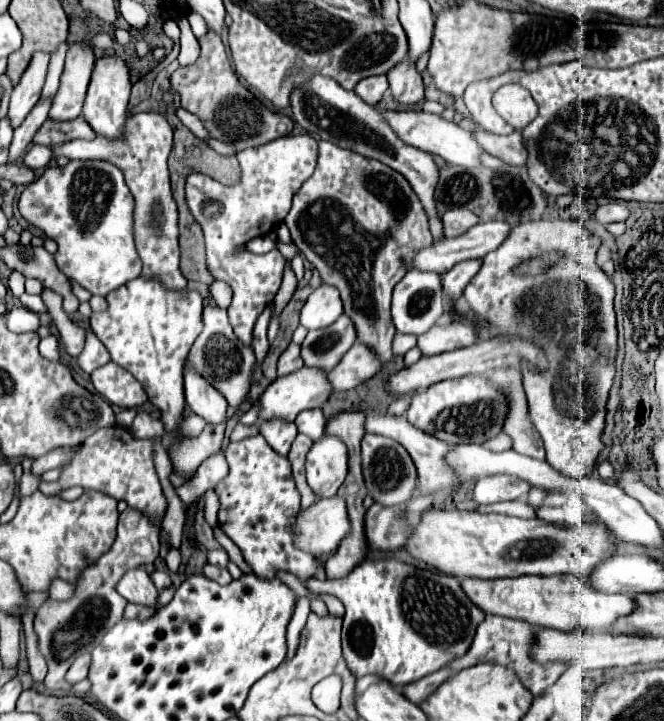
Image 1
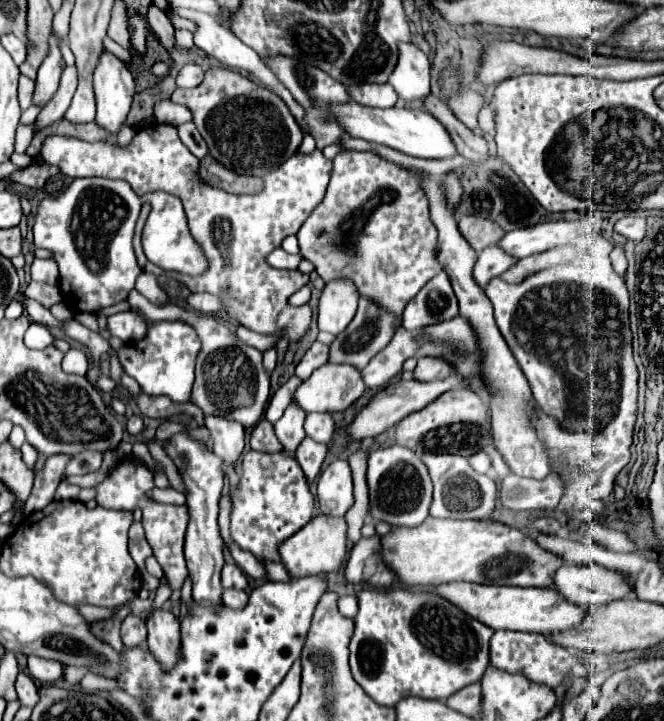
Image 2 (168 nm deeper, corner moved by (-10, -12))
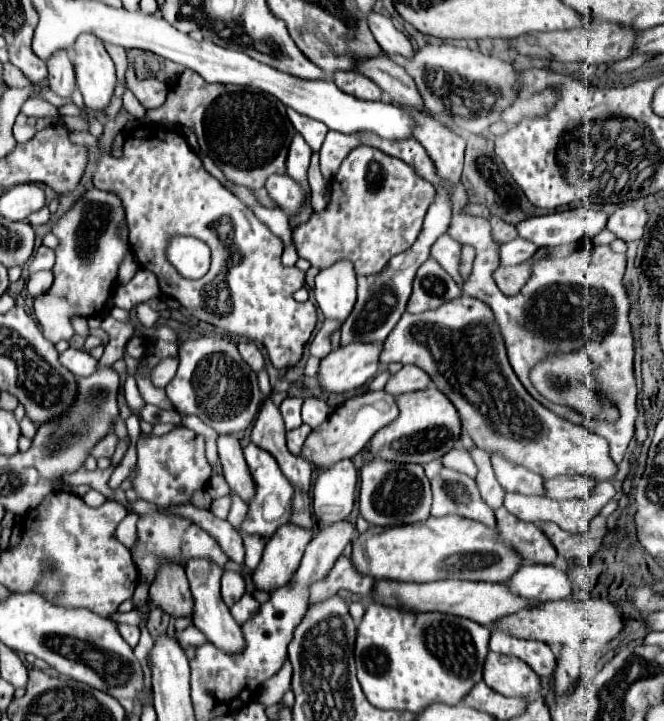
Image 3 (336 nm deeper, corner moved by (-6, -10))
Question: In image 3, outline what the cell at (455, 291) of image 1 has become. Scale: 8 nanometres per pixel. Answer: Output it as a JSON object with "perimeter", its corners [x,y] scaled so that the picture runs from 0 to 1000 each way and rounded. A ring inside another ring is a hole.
{"perimeter":[[[776,330],[764,338],[755,338],[752,352],[755,352],[755,366],[758,369],[773,369],[773,366],[785,366],[794,358],[800,358],[806,350],[812,347],[812,341],[806,341],[803,336],[794,336],[791,330]]]}

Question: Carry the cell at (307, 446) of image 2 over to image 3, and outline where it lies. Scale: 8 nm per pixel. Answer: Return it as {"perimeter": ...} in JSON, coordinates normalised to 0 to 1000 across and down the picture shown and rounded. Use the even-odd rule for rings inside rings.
{"perimeter":[[[453,588],[447,596],[432,599],[432,621],[438,624],[438,630],[453,632],[453,619],[456,619],[465,599],[468,599],[468,591],[462,591],[462,588]]]}

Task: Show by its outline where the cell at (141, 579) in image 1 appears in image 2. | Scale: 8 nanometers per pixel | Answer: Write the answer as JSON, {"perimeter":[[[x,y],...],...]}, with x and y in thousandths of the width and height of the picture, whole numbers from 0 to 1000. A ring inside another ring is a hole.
{"perimeter":[[[227,843],[221,852],[224,902],[248,924],[258,926],[270,913],[270,860],[255,846]]]}

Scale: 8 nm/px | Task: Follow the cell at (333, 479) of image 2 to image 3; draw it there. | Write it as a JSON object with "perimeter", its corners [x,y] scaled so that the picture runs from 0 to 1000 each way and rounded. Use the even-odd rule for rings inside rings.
{"perimeter":[[[514,638],[502,649],[483,655],[471,674],[471,710],[489,724],[502,727],[520,721],[535,696],[538,649],[529,638]]]}

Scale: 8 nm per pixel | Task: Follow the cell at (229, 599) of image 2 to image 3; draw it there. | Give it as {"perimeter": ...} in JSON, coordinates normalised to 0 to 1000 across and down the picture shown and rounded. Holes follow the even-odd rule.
{"perimeter":[[[369,824],[363,832],[354,835],[354,840],[348,843],[348,852],[351,852],[354,863],[366,865],[366,863],[372,863],[378,854],[384,854],[384,846],[390,846],[390,840],[393,840],[393,838],[390,838],[378,824]]]}

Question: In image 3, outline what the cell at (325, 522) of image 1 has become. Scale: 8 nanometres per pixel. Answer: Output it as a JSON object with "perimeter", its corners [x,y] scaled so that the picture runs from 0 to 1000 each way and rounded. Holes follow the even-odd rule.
{"perimeter":[[[423,730],[402,752],[390,785],[381,791],[384,818],[408,821],[438,807],[441,793],[450,788],[462,752],[471,746],[468,738],[450,730]]]}

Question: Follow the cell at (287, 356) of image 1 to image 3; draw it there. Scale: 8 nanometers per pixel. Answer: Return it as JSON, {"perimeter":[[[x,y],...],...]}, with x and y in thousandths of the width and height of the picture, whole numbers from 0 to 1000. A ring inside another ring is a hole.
{"perimeter":[[[489,444],[486,452],[480,455],[480,460],[474,463],[468,480],[465,480],[465,488],[468,494],[477,494],[477,497],[489,497],[495,488],[498,488],[498,463],[505,458],[514,455],[514,447],[498,447],[498,444]]]}

